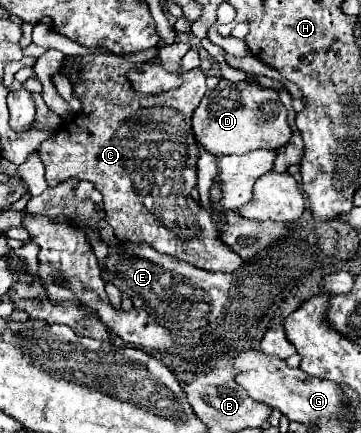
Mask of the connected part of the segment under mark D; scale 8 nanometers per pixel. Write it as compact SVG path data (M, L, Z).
M222 79L216 85L216 89L206 91L204 99L200 101L200 107L194 111L192 127L194 127L196 141L204 145L212 155L244 155L254 149L278 149L280 145L286 145L290 141L290 133L292 133L288 125L288 109L282 105L276 89L266 89L256 83L246 83L246 81L232 83L226 79Z

